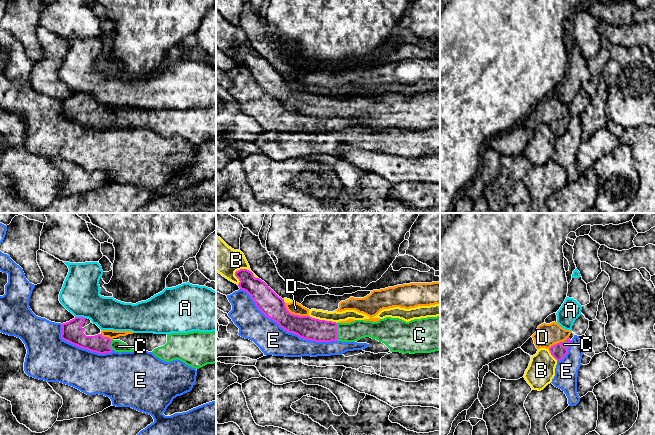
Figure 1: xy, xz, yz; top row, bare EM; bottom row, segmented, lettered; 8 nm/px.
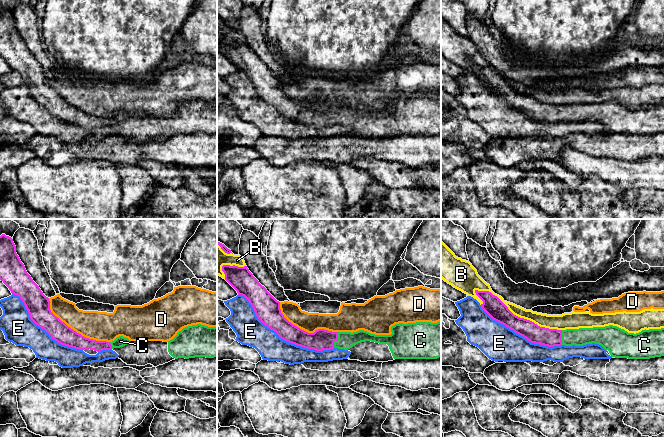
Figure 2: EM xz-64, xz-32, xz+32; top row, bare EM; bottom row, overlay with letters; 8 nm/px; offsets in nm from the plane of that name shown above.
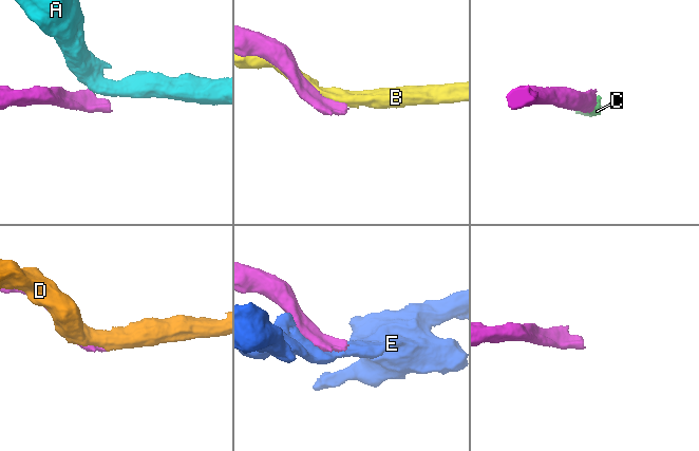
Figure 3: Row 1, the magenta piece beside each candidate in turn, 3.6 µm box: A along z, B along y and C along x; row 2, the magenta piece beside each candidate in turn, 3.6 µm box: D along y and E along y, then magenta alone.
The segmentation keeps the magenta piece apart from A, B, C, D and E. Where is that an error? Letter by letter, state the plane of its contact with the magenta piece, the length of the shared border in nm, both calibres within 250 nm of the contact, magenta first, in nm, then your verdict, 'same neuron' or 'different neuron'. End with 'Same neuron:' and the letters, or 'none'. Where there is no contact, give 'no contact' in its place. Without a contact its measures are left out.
A: xy | 90 nm | 170/320 nm | different neuron
B: xz | 200 nm | 170/240 nm | different neuron
C: xz | 140 nm | 190/160 nm | same neuron
D: xz | 220 nm | 190/100 nm | different neuron
E: xz | 900 nm | 190/240 nm | different neuron
Same neuron: C

